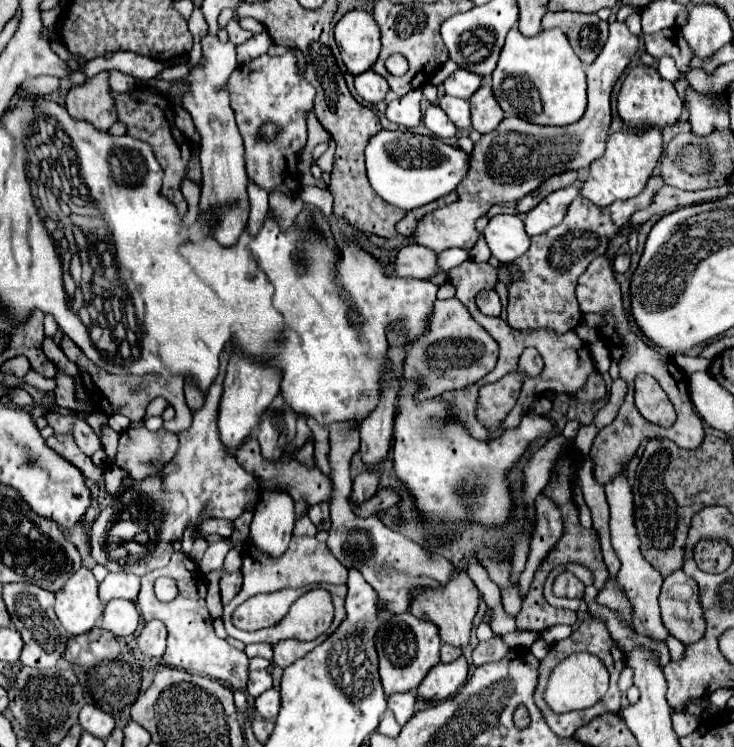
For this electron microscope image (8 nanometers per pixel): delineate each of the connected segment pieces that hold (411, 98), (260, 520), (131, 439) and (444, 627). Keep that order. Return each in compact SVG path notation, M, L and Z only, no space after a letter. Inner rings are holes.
M411 90L405 96L395 98L393 102L389 102L387 112L385 112L387 120L391 120L395 124L401 124L405 128L419 126L419 122L421 122L419 100L421 100L421 96L423 96L421 90Z
M263 490L261 502L257 502L255 506L249 542L271 556L281 556L289 546L293 524L295 502L291 500L291 496L279 490Z
M139 422L121 432L113 464L121 466L127 474L131 474L131 478L143 480L157 474L155 468L171 462L177 448L179 444L175 432L167 432L165 428L151 432L143 422Z
M459 570L459 572L455 572L455 576L451 576L451 584L447 584L447 588L429 588L427 592L419 592L419 596L415 596L415 600L411 600L409 612L417 618L433 622L439 628L441 642L463 648L469 642L471 624L477 614L477 608L479 608L479 592L477 592L473 580L467 576L467 572Z

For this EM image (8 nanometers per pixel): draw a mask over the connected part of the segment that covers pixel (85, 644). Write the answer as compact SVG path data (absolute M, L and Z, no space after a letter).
M99 626L83 636L71 636L65 648L65 660L79 666L95 666L101 660L113 660L119 656L119 642L115 636Z

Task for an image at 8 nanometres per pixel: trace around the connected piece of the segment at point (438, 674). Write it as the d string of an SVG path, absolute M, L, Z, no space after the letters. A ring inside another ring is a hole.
M459 656L457 660L453 660L449 664L439 662L419 684L419 688L417 688L419 700L441 702L441 700L455 696L457 688L463 686L463 682L467 680L467 668L469 668L469 664L467 664L465 656Z

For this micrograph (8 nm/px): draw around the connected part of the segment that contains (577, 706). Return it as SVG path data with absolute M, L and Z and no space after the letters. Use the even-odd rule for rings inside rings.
M577 652L577 654L567 656L567 660L559 662L553 668L547 688L545 688L545 700L553 712L563 714L563 712L583 710L583 708L593 706L595 702L601 700L601 696L607 692L607 688L609 688L609 674L607 674L607 668L603 666L603 662L589 652L587 654Z

